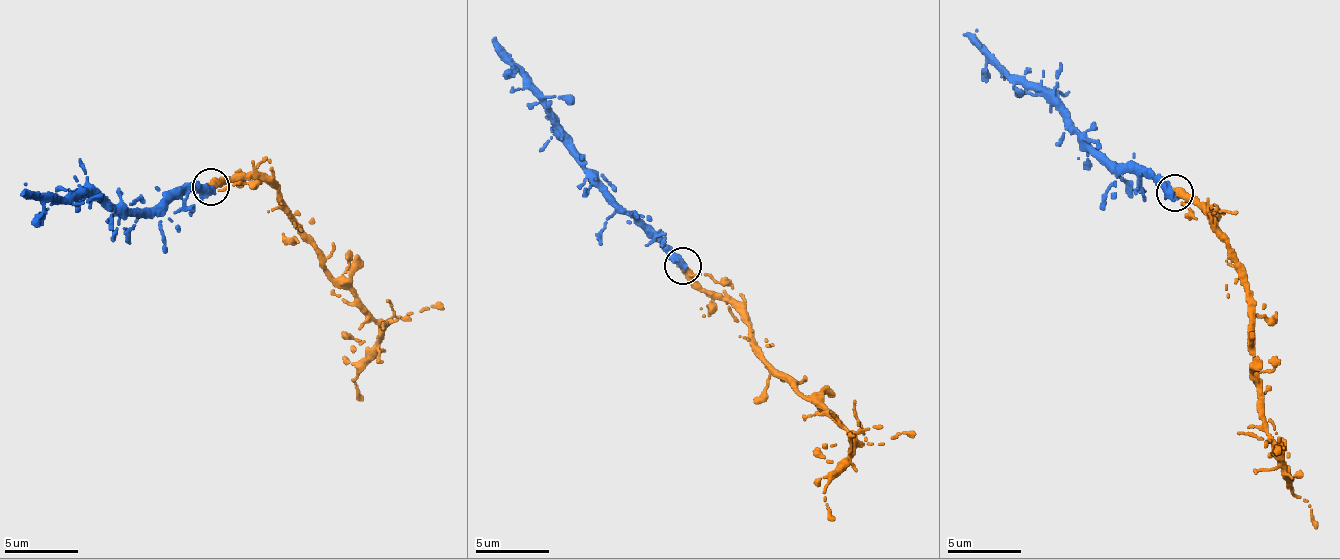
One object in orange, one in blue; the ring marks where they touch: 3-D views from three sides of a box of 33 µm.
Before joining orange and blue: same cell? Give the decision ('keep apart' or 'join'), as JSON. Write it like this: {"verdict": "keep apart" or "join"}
{"verdict": "join"}

